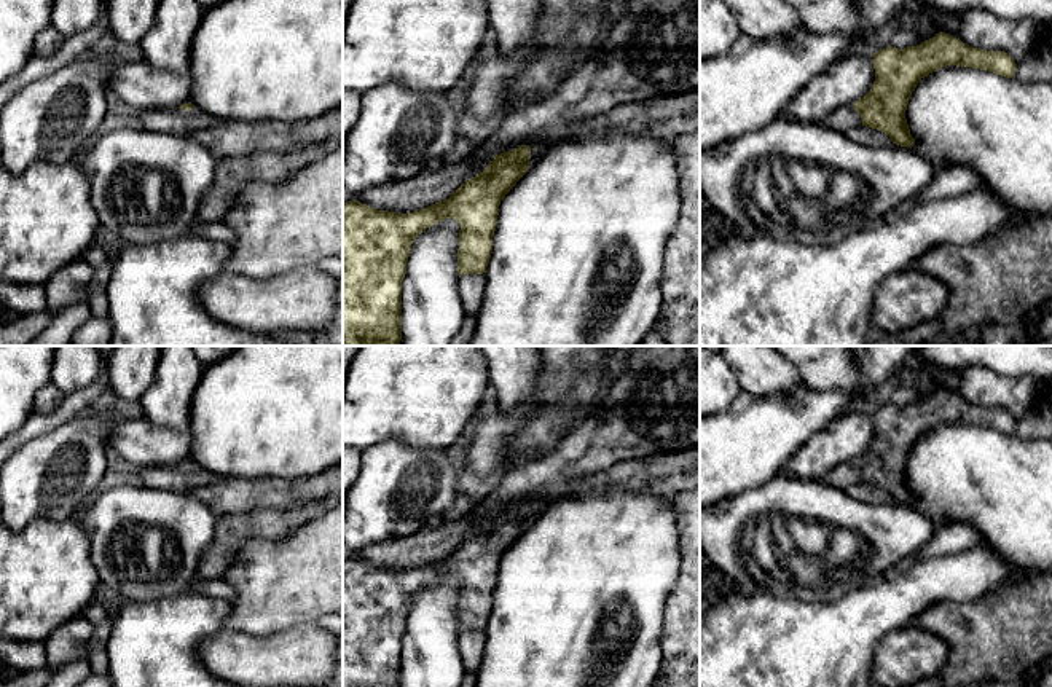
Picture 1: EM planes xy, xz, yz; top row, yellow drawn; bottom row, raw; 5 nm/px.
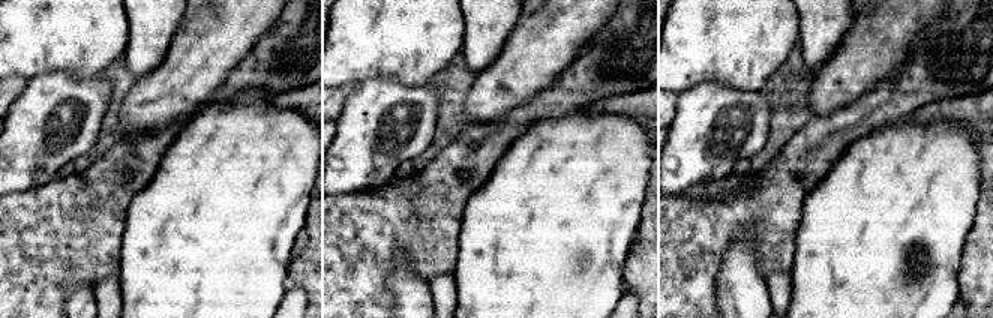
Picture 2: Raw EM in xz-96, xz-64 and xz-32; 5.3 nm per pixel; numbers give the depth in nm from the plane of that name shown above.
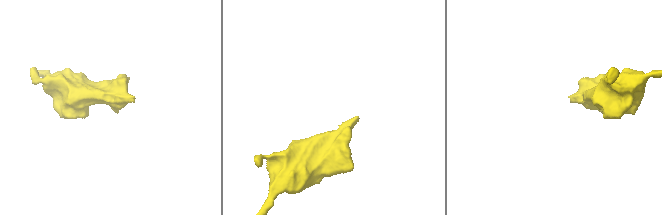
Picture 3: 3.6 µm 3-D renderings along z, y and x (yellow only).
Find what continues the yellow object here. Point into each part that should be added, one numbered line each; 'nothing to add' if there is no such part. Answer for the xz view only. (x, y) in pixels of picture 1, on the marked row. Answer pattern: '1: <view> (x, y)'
1: xz (652, 50)

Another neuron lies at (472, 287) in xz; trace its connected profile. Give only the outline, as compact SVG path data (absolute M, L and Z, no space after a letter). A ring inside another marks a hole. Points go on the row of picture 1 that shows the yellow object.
M486 274L461 276L457 289L465 316L477 319L486 292Z

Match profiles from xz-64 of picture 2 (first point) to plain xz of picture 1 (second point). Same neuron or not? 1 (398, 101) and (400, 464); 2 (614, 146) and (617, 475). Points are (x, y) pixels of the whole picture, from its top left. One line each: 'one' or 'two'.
1: one
2: two

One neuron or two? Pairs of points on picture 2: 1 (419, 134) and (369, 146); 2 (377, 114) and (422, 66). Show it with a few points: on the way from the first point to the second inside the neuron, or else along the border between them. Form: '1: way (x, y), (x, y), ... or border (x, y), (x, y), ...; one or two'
1: way (407, 134), (392, 134), (381, 144); one
2: border (371, 78), (395, 77), (407, 84), (432, 80); two

